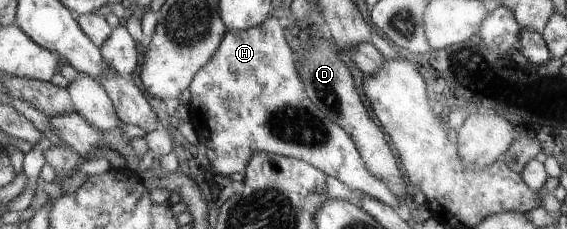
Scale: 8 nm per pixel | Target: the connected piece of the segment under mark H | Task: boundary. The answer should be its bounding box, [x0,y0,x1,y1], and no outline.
[189,16,404,213]

